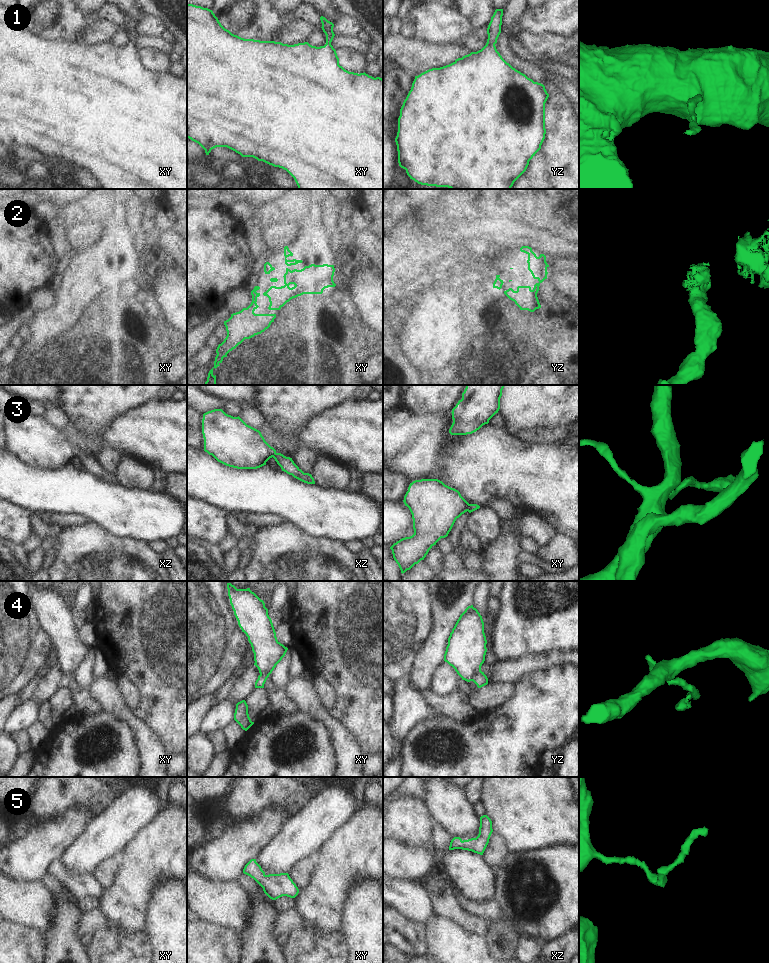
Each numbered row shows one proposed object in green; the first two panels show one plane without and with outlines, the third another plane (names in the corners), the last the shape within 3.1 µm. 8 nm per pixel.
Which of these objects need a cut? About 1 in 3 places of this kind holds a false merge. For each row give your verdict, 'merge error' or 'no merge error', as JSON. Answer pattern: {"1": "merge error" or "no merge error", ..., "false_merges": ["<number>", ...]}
{"1": "no merge error", "2": "no merge error", "3": "no merge error", "4": "merge error", "5": "no merge error", "false_merges": ["4"]}

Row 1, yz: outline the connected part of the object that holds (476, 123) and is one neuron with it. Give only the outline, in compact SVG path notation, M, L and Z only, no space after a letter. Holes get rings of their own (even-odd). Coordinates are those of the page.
M496 9L487 28L487 43L481 50L458 58L449 65L432 68L415 76L411 90L400 109L395 142L397 145L399 166L405 169L410 179L418 184L448 187L450 189L511 189L514 182L526 171L529 161L541 149L546 134L545 103L549 94L543 84L534 82L525 74L513 68L497 51L495 44L501 33L502 16L503 9Z

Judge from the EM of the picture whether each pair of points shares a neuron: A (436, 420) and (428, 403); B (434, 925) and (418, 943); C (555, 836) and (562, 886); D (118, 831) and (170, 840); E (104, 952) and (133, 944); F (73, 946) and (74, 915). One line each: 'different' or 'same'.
A: different
B: different
C: different
D: different
E: same
F: same

